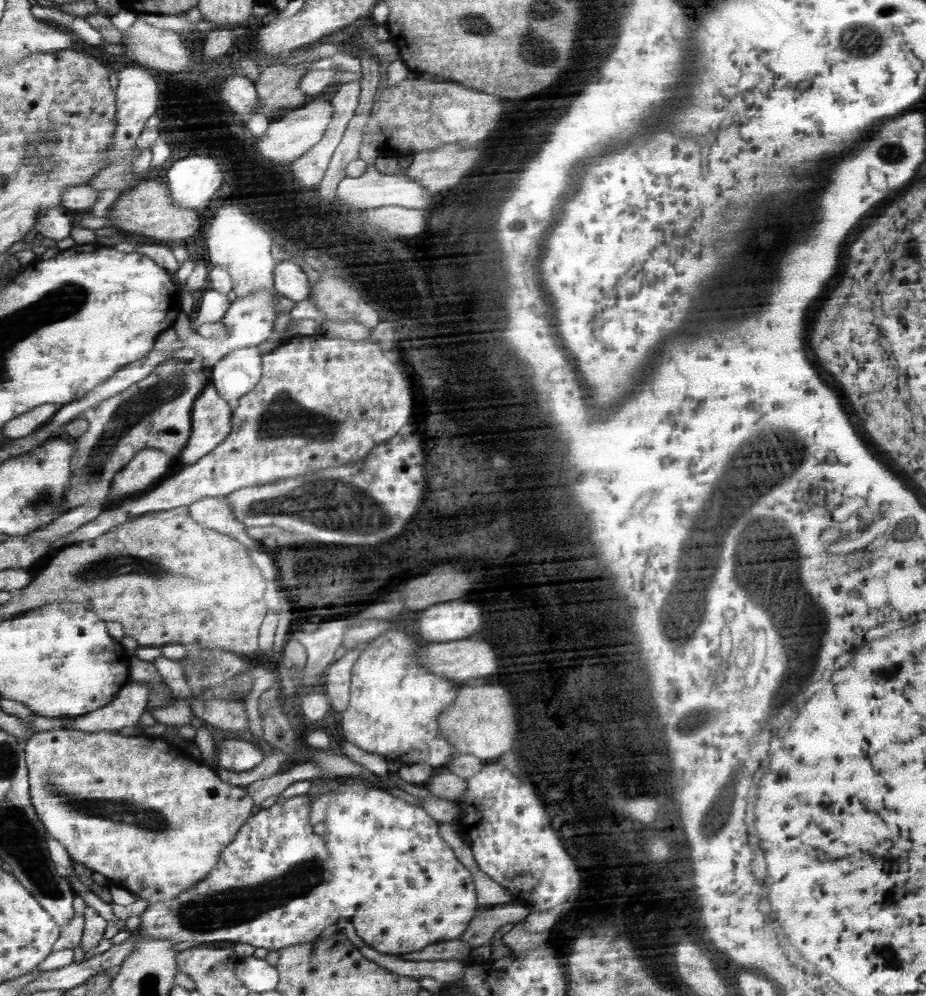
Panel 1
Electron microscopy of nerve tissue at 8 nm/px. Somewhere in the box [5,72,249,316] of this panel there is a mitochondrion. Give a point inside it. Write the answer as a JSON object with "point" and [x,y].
{"point":[41,169]}

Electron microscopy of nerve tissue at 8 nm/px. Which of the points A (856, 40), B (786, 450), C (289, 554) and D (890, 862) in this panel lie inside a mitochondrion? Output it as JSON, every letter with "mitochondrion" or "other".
{"A":"mitochondrion","B":"mitochondrion","C":"other","D":"other"}

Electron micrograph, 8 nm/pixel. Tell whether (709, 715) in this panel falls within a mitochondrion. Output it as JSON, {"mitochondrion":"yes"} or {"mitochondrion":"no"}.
{"mitochondrion":"yes"}

